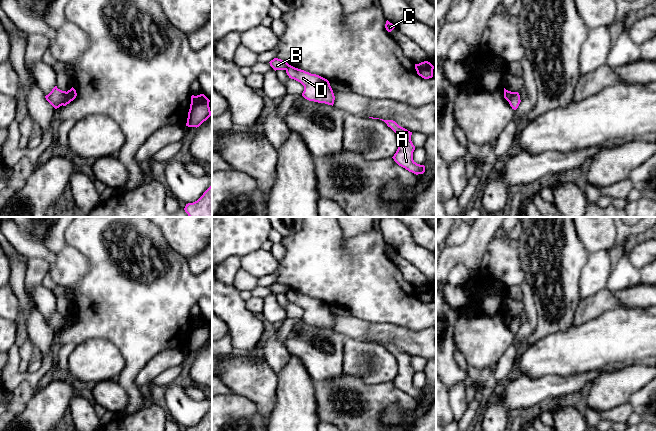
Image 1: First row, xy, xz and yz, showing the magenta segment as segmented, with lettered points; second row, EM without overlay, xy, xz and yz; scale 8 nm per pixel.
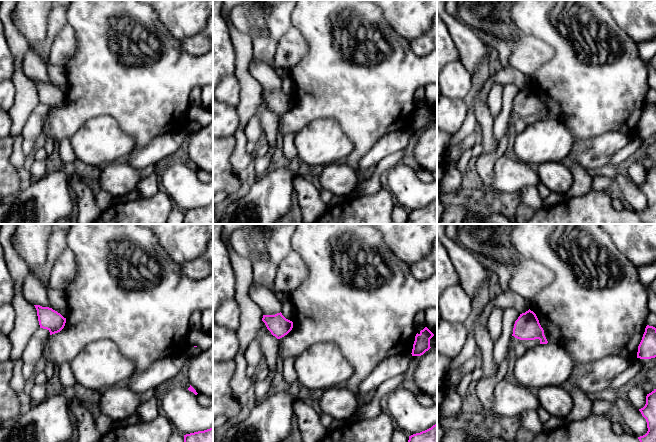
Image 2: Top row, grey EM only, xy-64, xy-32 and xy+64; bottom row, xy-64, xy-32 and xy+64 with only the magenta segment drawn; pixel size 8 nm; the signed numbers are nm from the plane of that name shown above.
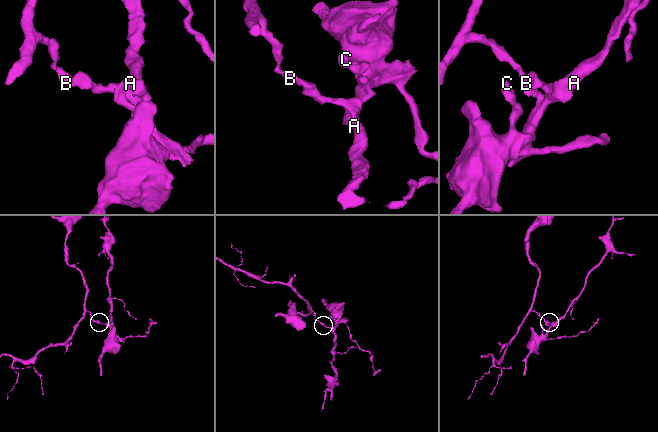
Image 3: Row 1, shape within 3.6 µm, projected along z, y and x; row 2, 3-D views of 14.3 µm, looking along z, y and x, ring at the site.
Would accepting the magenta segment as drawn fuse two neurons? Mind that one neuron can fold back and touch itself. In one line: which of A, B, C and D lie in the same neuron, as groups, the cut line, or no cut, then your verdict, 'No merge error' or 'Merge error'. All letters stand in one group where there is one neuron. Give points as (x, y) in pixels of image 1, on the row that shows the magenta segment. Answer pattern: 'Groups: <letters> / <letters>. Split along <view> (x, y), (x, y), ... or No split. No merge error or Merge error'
Groups: A C D / B. Split along xy (67, 92), (61, 104). Merge error

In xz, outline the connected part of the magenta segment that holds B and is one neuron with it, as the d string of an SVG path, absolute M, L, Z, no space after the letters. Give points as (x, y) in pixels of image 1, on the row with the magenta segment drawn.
M274 58L270 62L270 66L276 71L276 70L286 70L290 65L281 59Z

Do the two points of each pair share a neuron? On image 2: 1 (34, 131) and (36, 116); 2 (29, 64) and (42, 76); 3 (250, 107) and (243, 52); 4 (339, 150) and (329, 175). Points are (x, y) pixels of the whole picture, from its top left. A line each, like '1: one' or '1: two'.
1: one
2: one
3: one
4: two

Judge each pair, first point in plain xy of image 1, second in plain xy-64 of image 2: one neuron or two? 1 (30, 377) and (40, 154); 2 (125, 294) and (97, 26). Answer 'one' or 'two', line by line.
1: two
2: one

